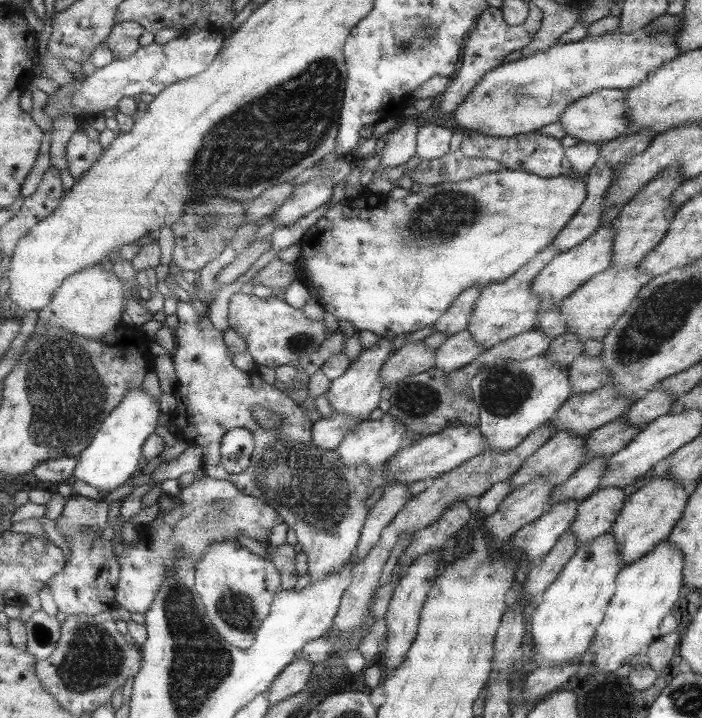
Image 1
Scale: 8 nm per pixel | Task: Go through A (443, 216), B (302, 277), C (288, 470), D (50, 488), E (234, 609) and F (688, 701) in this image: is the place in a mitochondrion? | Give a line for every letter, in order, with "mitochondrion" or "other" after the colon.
A: mitochondrion
B: other
C: mitochondrion
D: other
E: mitochondrion
F: mitochondrion

